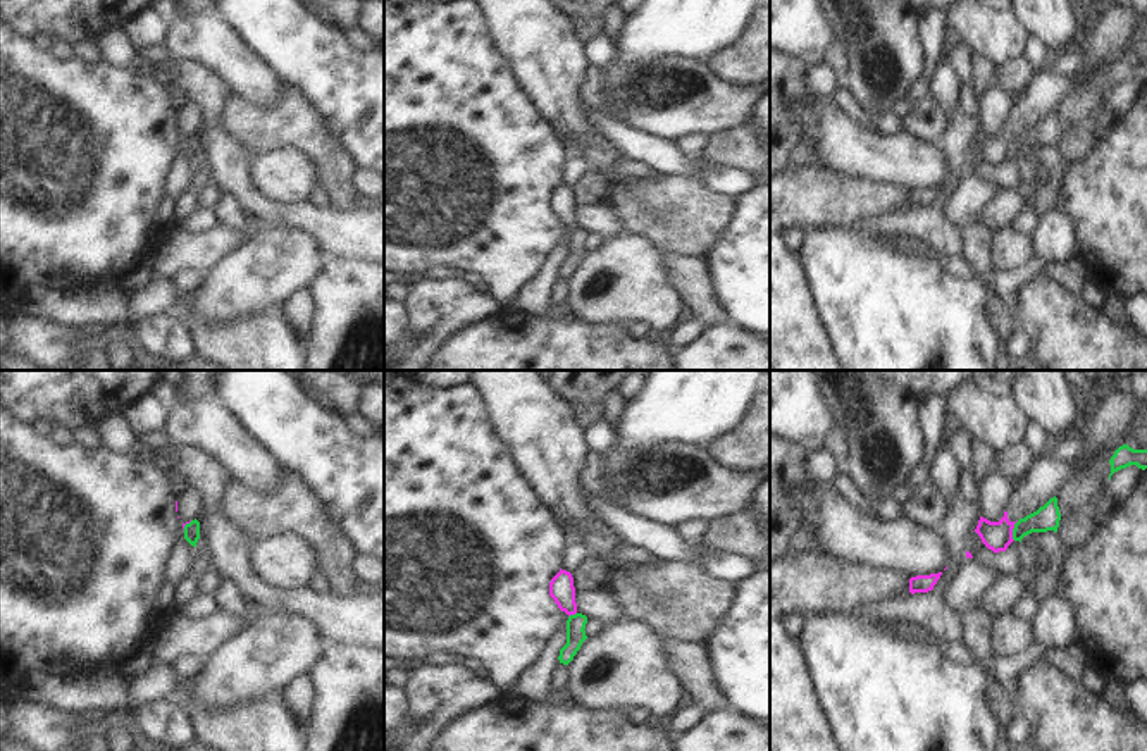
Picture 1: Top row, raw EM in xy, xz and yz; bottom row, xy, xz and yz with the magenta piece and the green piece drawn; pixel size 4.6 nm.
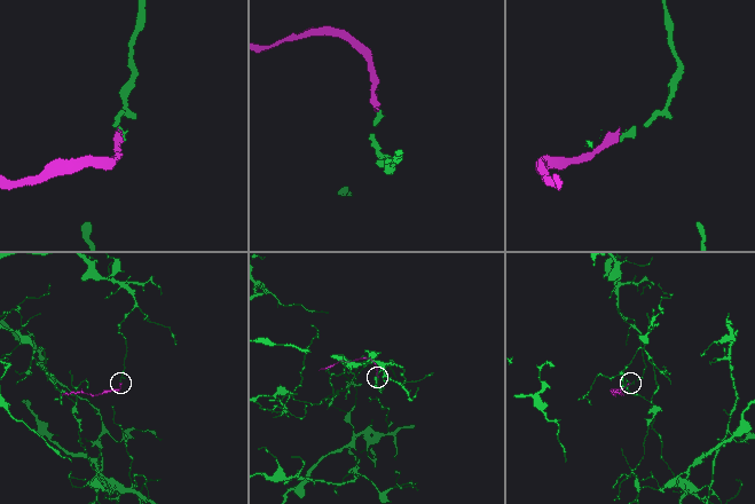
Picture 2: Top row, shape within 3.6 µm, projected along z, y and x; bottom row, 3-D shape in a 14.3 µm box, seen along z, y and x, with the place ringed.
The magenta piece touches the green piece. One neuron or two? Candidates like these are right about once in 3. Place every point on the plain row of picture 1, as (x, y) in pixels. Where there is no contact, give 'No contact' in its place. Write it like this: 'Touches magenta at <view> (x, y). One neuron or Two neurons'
Touches magenta at yz (1011, 145). Two neurons.

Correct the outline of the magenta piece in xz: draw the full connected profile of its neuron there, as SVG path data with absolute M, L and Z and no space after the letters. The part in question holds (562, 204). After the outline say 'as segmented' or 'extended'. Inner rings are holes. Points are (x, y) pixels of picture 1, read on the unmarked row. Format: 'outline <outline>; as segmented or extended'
outline M560 183L549 196L549 210L568 231L577 227L575 202L570 186Z; as segmented

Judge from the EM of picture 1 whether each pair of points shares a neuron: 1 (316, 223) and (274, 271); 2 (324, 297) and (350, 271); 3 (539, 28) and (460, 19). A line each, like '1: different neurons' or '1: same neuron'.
1: different neurons
2: same neuron
3: different neurons

